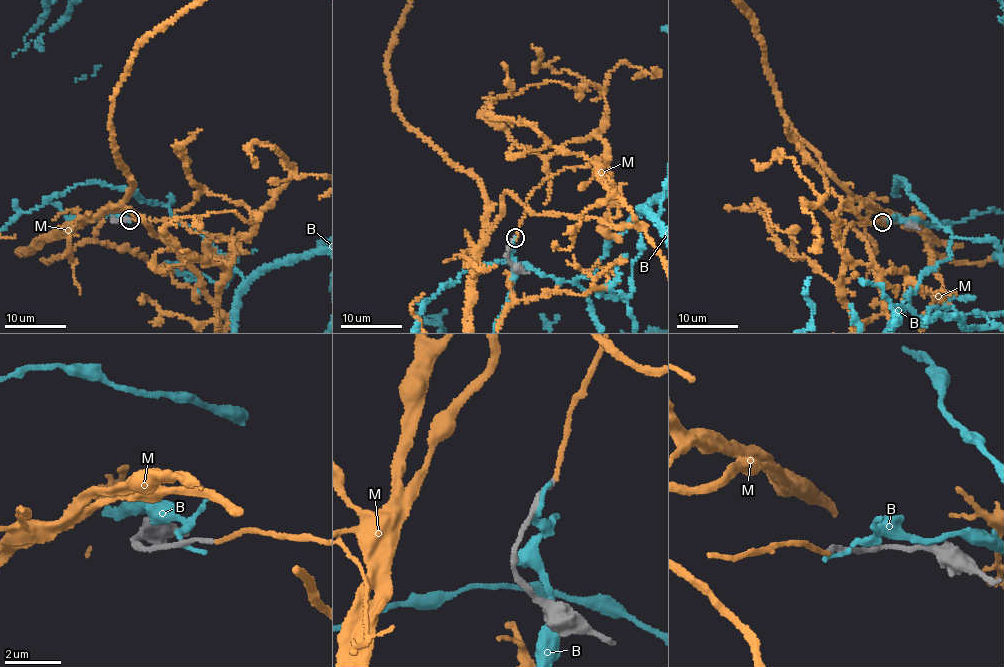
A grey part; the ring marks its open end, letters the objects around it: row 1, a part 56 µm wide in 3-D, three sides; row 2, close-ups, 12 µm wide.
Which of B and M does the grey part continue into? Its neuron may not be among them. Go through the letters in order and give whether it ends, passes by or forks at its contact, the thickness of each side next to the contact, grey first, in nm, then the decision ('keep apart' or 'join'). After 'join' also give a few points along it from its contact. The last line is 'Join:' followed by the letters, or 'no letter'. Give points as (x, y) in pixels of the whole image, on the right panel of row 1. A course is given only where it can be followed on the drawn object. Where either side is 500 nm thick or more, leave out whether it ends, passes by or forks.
B: it ends | 220/200 nm | keep apart
M: it ends | 140/150 nm | join
Join: M

